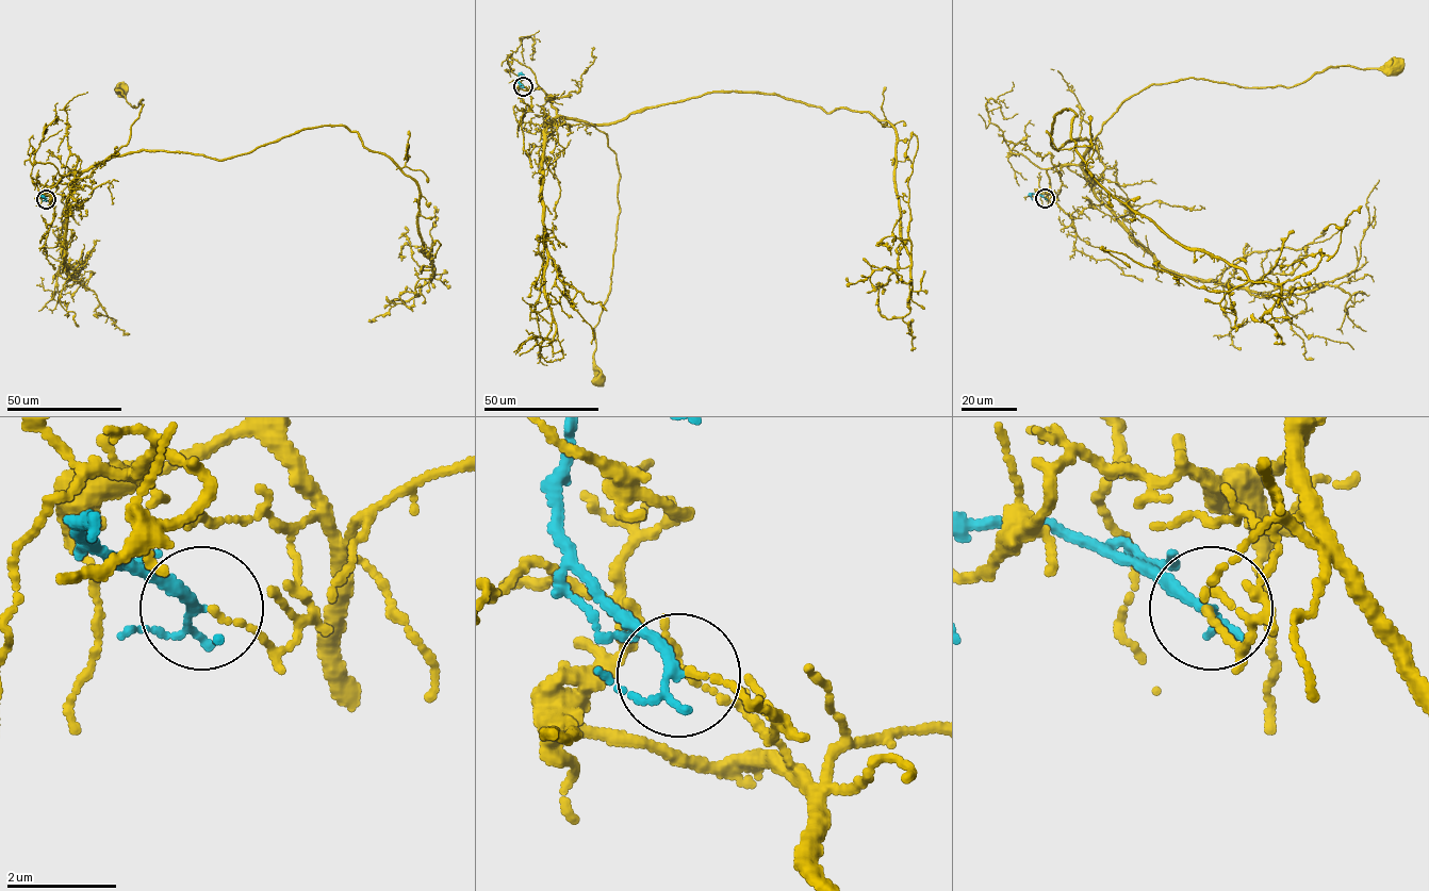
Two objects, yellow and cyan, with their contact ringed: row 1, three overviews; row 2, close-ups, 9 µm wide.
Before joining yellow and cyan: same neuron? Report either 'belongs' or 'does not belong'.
does not belong

